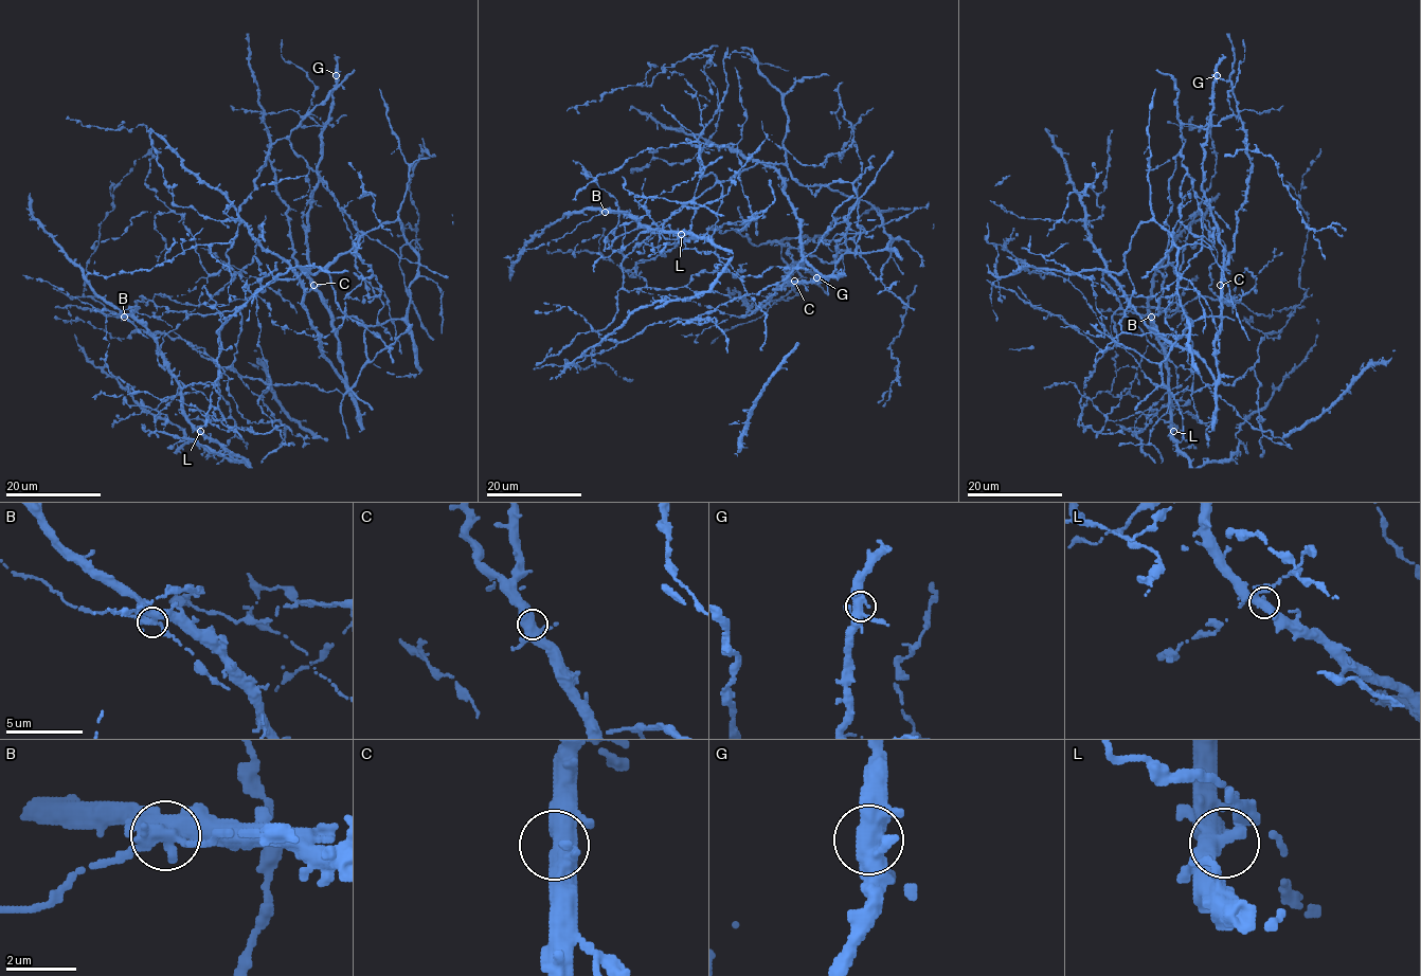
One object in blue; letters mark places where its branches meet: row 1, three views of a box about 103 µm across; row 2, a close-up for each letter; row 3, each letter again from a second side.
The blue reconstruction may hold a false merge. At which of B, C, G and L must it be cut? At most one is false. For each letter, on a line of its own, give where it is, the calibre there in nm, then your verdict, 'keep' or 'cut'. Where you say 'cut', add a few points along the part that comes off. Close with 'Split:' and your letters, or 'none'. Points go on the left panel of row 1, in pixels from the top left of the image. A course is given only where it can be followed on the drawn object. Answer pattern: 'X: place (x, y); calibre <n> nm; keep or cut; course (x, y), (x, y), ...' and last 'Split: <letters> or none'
B: place (124, 317); calibre 440 nm; keep
C: place (313, 285); calibre 400 nm; keep
G: place (336, 75); calibre 400 nm; keep
L: place (200, 431); calibre 360 nm; keep
Split: none

